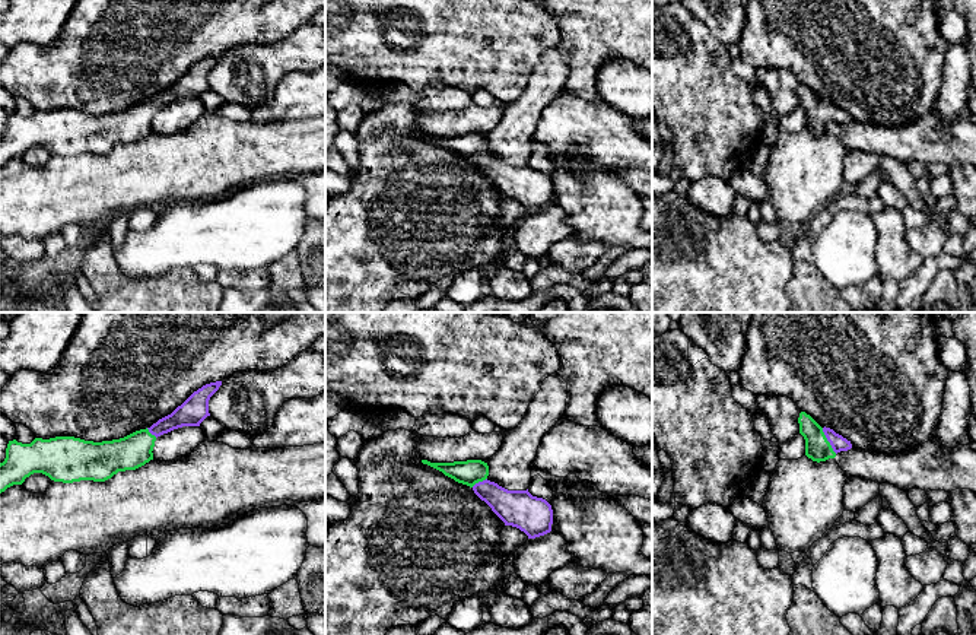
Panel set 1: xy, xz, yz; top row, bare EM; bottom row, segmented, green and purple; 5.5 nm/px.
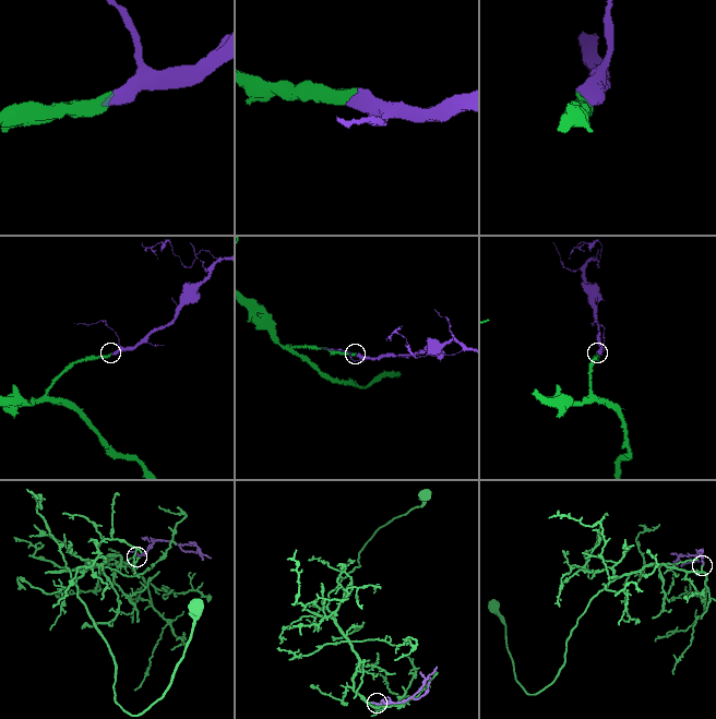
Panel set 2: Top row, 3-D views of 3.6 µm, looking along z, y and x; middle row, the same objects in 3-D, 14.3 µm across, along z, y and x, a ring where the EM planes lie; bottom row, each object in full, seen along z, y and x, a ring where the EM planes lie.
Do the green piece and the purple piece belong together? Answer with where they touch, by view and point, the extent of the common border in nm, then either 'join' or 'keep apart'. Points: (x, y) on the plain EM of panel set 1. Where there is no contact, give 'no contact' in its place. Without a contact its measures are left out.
meets green in yz at (827, 114); contact 170 nm long; join

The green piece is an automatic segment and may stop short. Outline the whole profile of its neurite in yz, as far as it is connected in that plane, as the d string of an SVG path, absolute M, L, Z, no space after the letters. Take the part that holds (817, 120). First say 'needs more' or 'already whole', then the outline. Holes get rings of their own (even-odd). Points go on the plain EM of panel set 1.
needs more; M805 85L799 86L798 96L799 107L805 112L805 128L813 134L826 134L829 131L834 131L837 126L852 121L851 114L830 101L821 101Z

